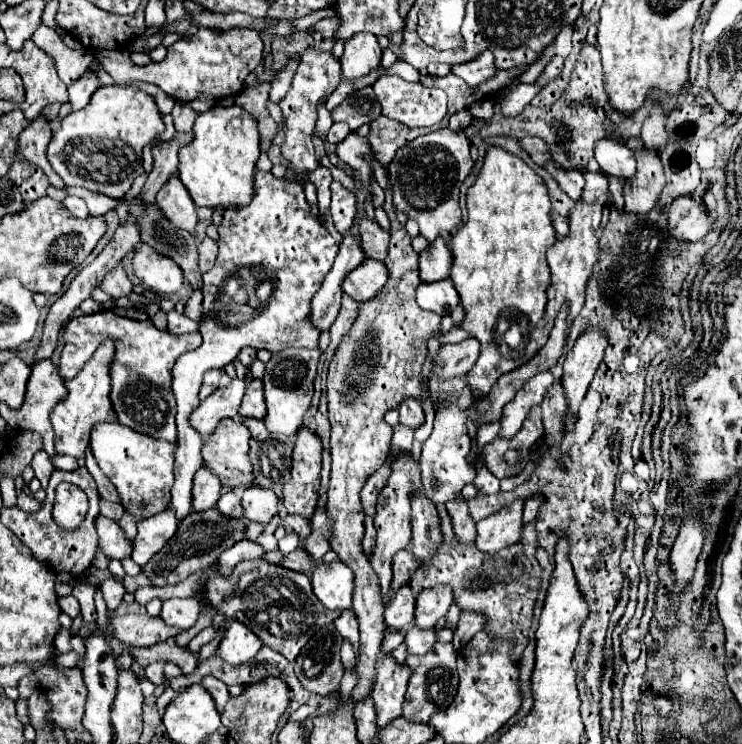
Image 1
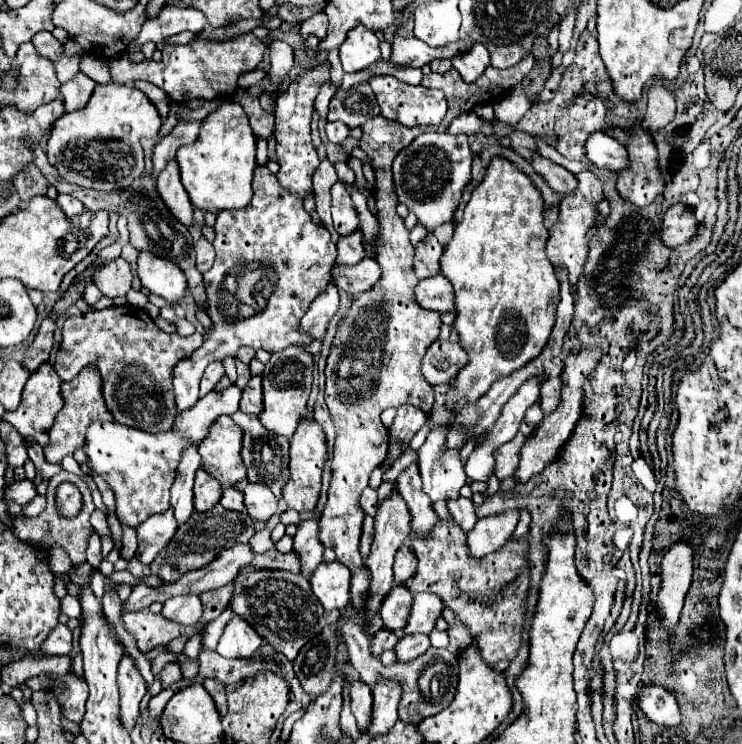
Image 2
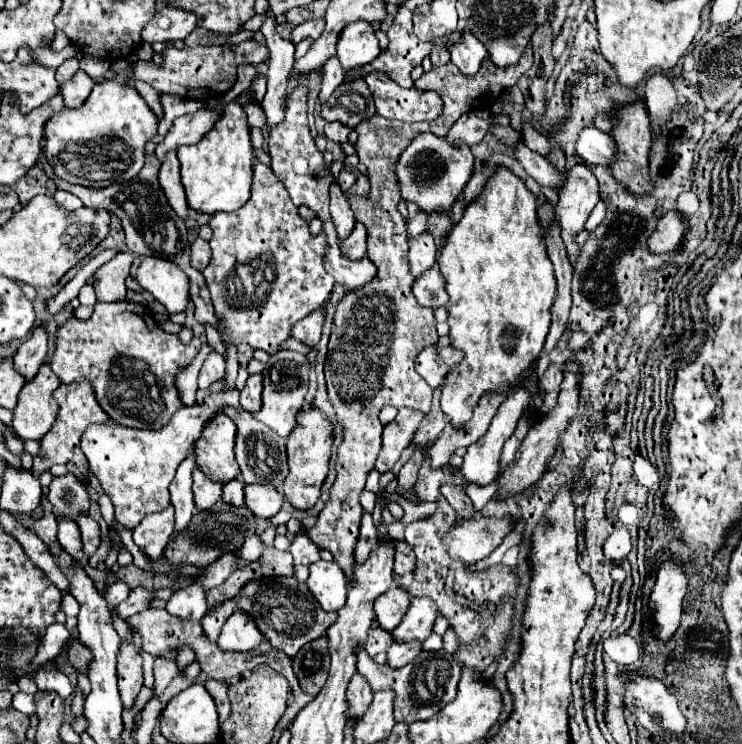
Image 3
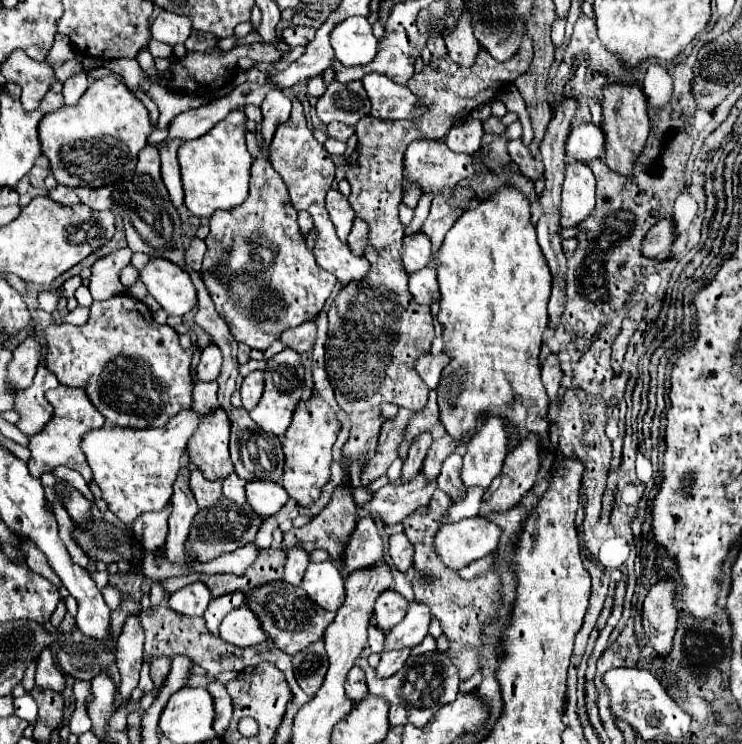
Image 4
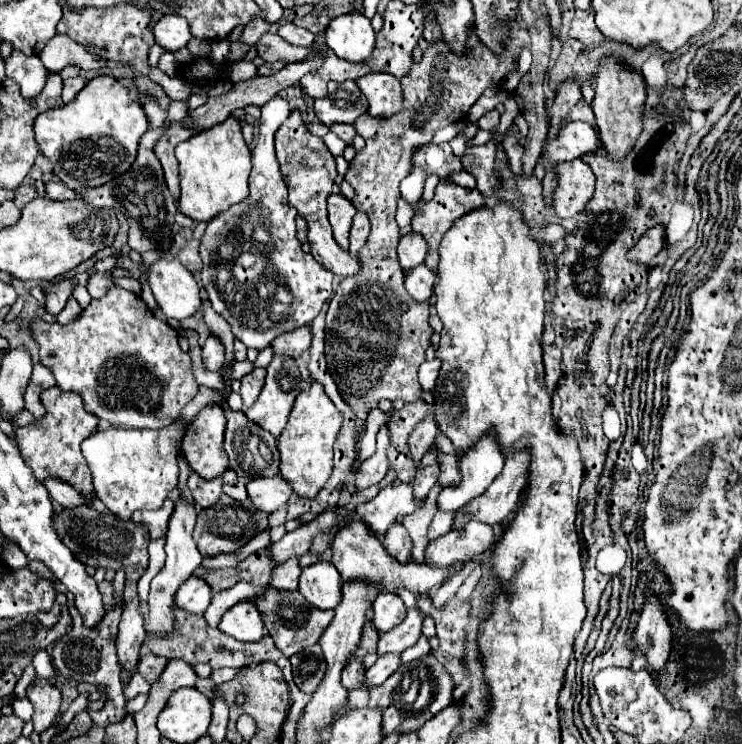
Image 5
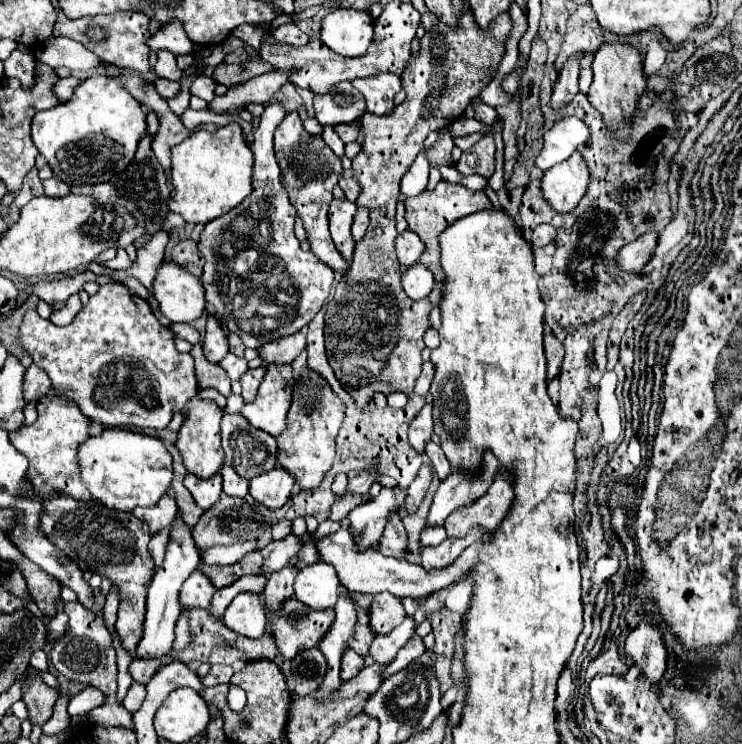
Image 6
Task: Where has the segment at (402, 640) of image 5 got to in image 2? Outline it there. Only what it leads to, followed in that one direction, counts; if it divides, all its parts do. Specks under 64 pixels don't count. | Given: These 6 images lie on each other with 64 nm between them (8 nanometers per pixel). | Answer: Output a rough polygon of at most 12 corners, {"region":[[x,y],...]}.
{"region":[[414,596],[404,634],[430,634],[444,610],[440,596]]}

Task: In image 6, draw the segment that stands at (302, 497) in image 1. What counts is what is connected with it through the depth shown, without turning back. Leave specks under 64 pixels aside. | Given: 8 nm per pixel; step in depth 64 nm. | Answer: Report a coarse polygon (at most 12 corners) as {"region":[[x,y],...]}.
{"region":[[314,370],[296,376],[278,462],[316,488],[346,406]]}

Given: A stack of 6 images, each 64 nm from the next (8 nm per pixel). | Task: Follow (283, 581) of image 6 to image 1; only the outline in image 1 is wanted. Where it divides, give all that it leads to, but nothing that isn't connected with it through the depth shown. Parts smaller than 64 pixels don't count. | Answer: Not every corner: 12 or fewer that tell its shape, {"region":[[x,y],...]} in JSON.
{"region":[[324,510],[310,518],[310,536],[302,548],[314,562],[330,550]]}

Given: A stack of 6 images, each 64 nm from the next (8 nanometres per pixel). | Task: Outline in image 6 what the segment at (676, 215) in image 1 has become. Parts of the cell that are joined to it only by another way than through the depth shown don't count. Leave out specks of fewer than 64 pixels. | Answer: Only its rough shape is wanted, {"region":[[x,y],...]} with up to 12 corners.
{"region":[[644,232],[620,248],[620,272],[640,272],[656,248],[658,234]]}

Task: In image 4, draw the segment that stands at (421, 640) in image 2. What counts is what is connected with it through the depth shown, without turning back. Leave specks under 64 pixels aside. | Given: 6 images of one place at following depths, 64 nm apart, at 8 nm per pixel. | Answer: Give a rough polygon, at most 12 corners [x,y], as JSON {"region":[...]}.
{"region":[[408,648],[382,652],[374,668],[378,678],[388,678],[406,664]]}

